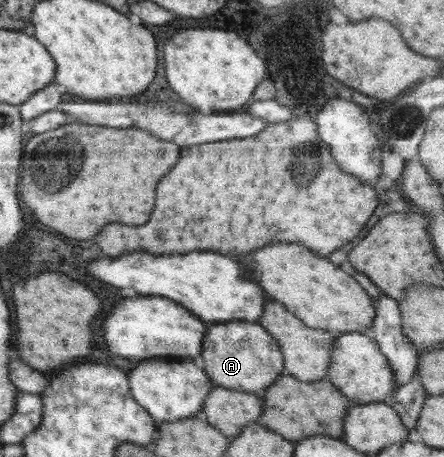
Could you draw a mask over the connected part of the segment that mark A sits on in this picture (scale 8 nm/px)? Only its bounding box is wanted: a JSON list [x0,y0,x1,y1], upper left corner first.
[202,321,284,394]

